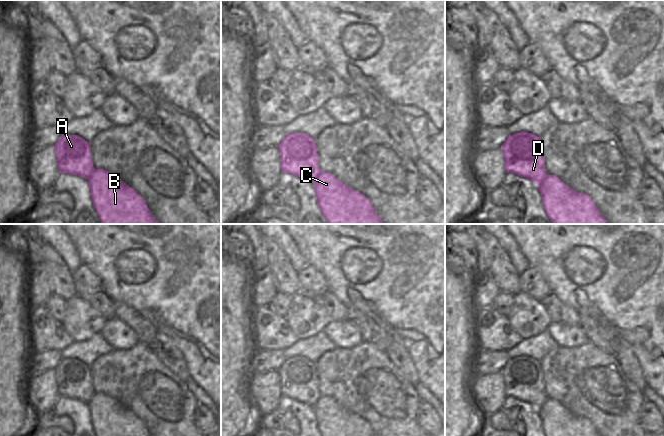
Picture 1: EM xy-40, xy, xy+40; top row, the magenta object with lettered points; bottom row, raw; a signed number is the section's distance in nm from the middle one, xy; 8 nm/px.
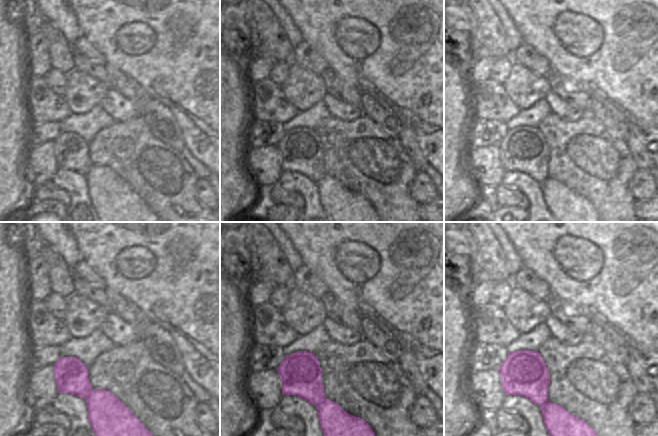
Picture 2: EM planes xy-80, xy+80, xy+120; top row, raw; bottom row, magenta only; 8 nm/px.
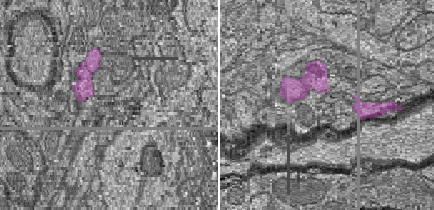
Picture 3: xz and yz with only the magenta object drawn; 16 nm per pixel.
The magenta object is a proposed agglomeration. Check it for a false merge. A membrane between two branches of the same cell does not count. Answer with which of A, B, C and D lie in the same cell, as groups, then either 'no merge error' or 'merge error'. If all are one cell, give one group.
groups A D / B C; merge error

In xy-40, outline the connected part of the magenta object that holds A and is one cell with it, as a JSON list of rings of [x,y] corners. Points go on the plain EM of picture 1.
[[[61,359],[55,368],[59,397],[78,399],[88,403],[93,394],[91,367],[78,359]]]

